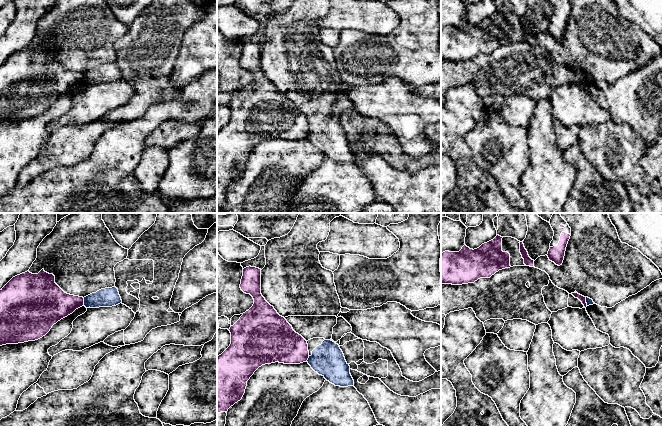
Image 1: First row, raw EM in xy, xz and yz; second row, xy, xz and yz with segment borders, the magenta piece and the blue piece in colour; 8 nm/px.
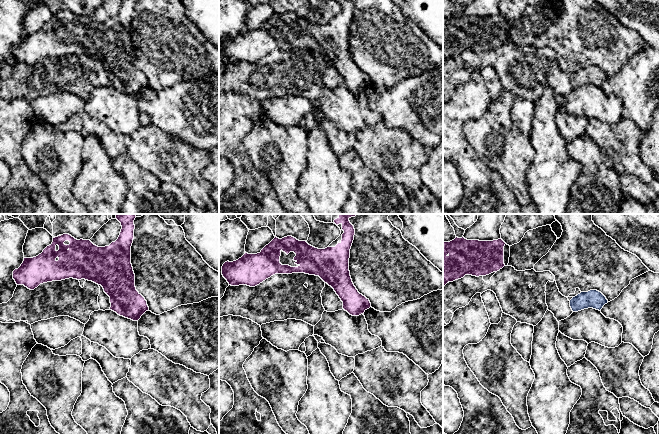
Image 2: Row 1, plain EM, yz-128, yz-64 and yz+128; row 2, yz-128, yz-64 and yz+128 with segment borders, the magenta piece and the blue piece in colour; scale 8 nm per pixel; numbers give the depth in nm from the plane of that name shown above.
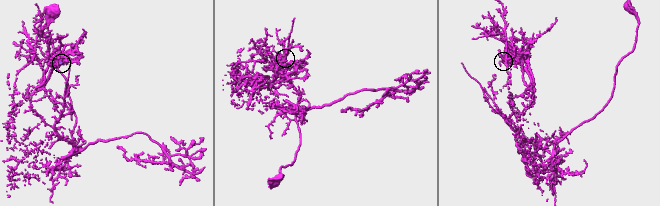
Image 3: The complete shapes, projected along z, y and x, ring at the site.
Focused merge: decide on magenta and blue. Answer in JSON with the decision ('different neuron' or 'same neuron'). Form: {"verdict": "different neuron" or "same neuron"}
{"verdict": "different neuron"}

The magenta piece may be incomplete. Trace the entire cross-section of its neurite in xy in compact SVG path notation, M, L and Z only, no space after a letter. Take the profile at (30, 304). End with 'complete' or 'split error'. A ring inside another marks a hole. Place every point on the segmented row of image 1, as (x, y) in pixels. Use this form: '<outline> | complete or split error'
M44 269L38 274L28 270L17 275L0 290L0 346L38 340L54 324L82 306L83 297L65 293L55 283L55 276Z | complete

